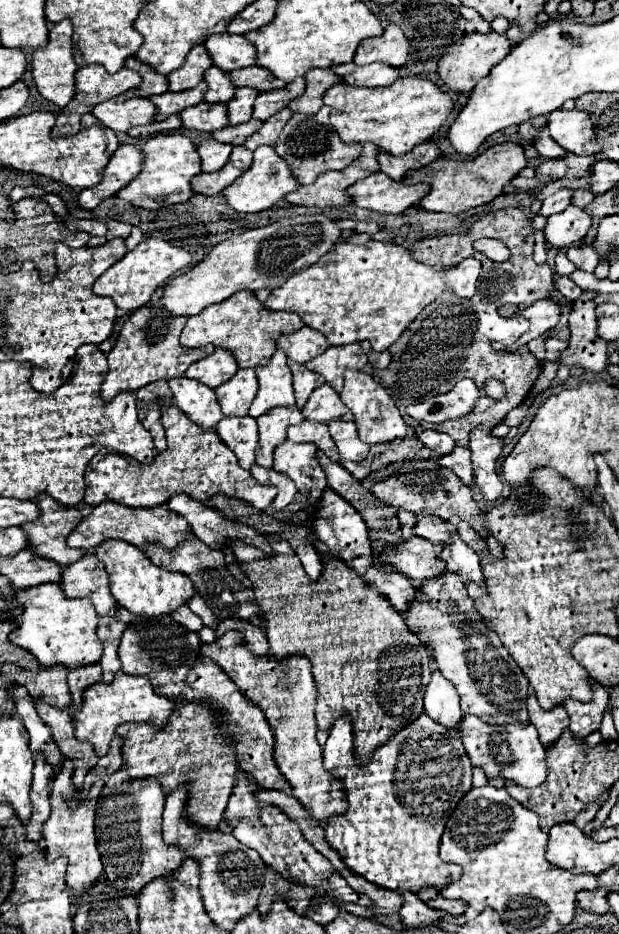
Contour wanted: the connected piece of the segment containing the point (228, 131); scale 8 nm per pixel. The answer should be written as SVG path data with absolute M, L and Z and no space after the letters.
M251 119L243 125L227 125L225 129L219 129L219 131L213 131L213 137L217 141L223 141L223 143L231 143L231 145L243 145L245 139L255 133L263 123L259 119Z

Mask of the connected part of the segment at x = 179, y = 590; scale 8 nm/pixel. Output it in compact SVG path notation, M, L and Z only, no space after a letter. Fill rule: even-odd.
M107 539L95 549L95 555L105 565L105 571L109 575L111 595L121 607L129 609L135 615L159 617L163 613L171 613L195 593L191 587L191 579L187 575L153 565L151 559L143 551L139 551L139 547L127 541Z

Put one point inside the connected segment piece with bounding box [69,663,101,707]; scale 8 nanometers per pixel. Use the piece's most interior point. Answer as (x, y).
(80, 677)

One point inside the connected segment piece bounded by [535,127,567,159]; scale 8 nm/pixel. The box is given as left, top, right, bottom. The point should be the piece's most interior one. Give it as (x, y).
(544, 144)

